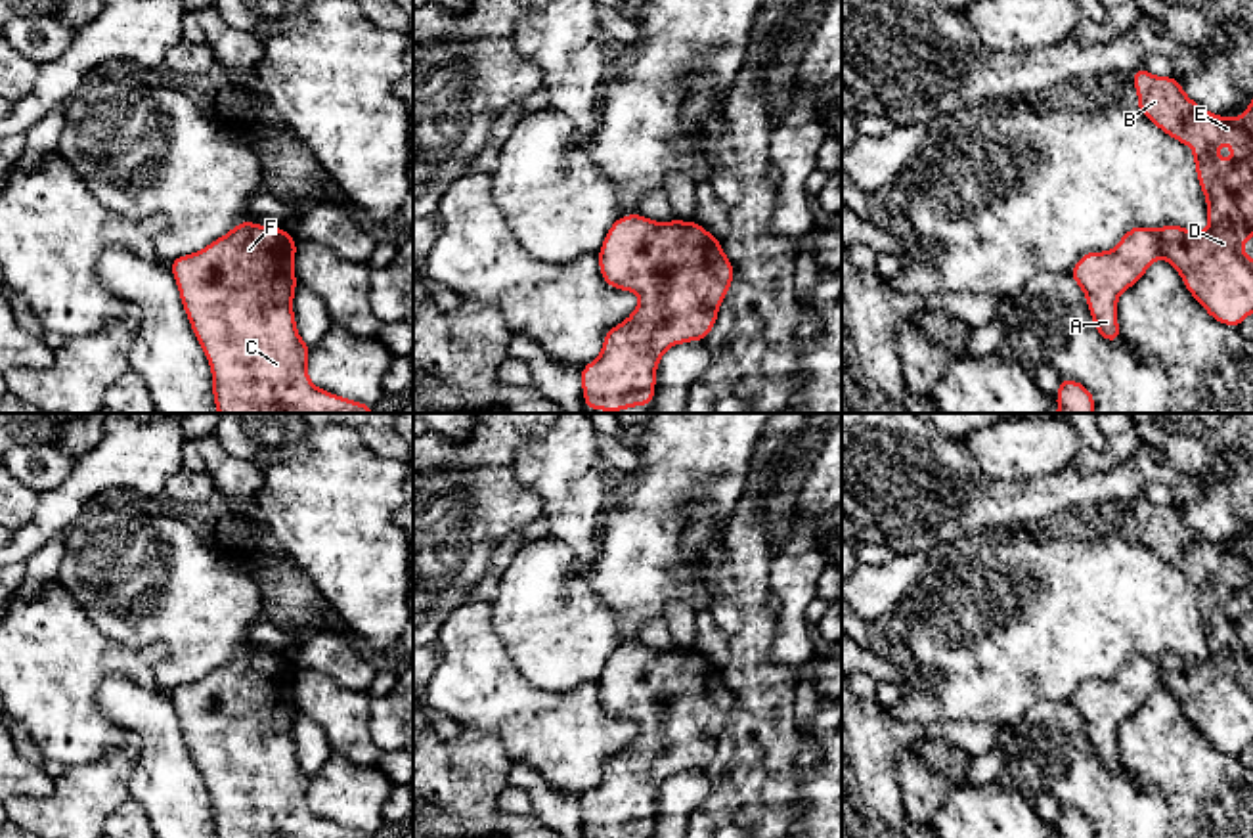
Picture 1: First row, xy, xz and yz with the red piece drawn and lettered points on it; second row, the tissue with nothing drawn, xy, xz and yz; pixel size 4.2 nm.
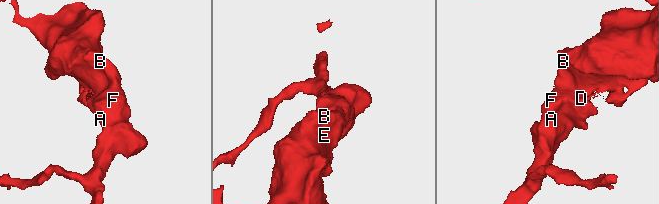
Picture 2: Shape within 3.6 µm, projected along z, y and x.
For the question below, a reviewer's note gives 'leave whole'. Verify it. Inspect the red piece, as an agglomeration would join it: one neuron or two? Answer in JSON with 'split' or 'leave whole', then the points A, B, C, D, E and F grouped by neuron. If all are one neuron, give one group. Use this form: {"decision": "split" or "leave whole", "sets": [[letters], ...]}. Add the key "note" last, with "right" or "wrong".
{"decision": "leave whole", "sets": [["A", "B", "C", "D", "E", "F"]], "note": "right"}

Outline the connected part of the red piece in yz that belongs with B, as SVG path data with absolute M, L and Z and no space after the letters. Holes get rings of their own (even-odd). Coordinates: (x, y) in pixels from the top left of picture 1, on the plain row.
M1144 496L1131 505L1136 538L1167 564L1194 576L1209 656L1132 654L1115 677L1083 683L1069 704L1083 717L1094 756L1108 771L1121 767L1117 727L1157 687L1171 691L1213 748L1240 756L1253 742L1253 687L1243 683L1245 666L1253 666L1253 526L1238 547L1228 547L1190 528L1175 505L1154 505ZM1219 572L1232 574L1230 591L1219 587Z

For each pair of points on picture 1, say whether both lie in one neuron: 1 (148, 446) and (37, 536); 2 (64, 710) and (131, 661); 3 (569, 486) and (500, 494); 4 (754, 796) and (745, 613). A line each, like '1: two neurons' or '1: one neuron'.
1: one neuron
2: one neuron
3: two neurons
4: one neuron

